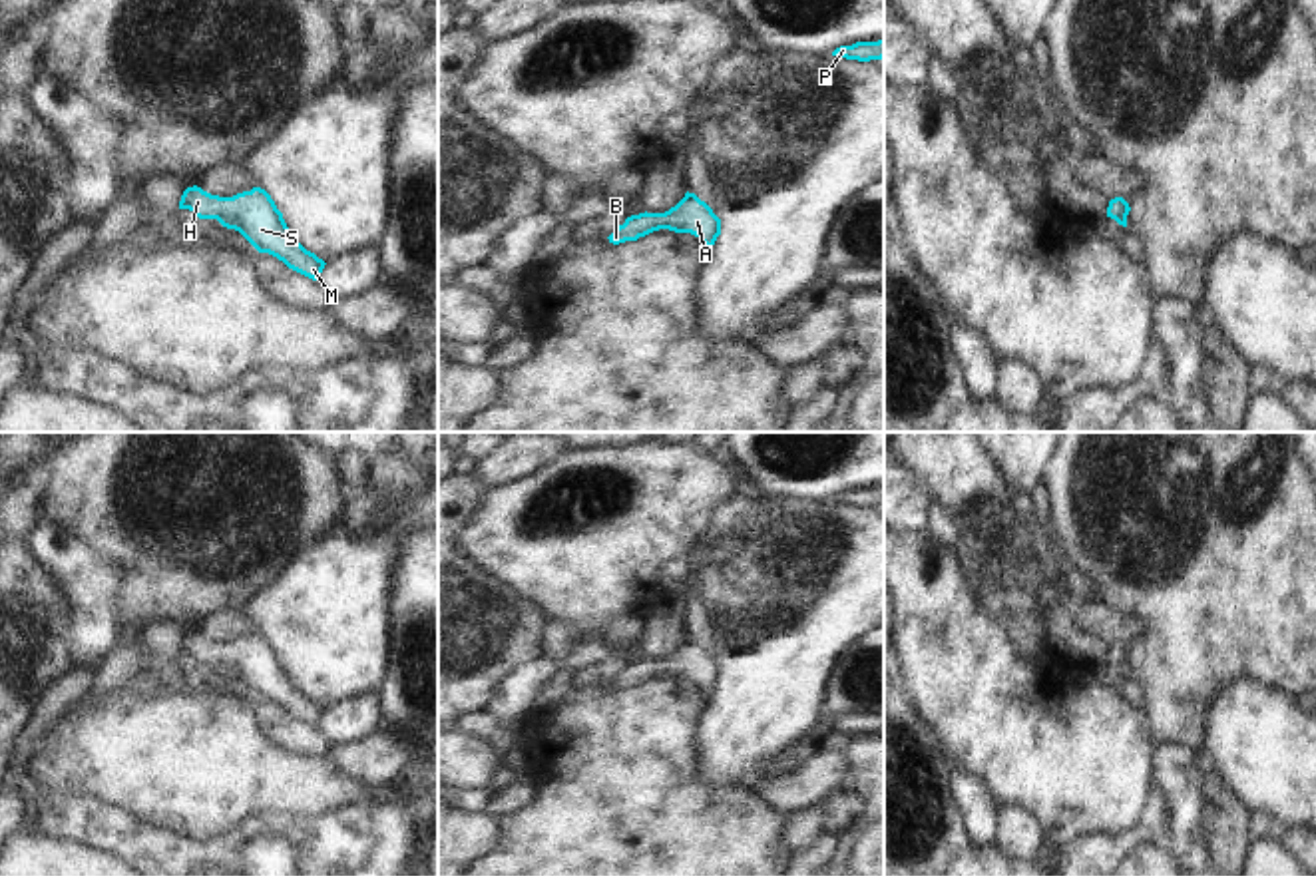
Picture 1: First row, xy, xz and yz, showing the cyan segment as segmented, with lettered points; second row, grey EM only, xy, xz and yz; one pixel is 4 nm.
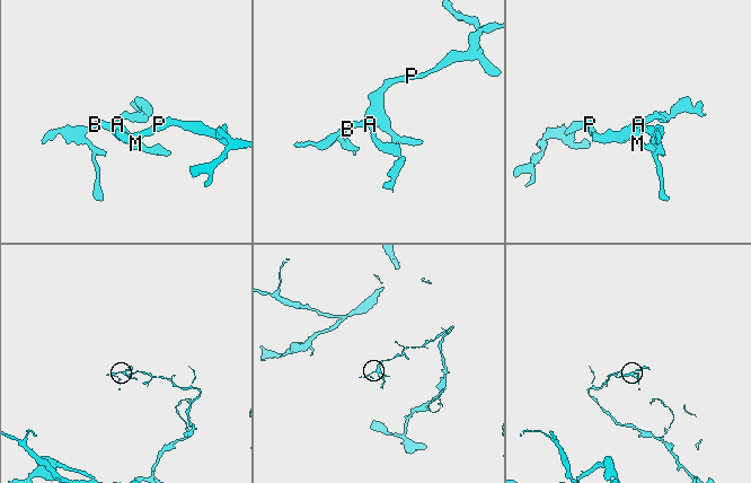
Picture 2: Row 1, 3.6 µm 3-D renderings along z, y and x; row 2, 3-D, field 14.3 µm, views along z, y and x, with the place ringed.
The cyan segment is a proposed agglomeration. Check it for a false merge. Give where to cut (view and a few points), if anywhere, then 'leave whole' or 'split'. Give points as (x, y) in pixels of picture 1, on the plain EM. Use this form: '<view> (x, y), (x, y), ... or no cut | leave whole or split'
no cut | leave whole

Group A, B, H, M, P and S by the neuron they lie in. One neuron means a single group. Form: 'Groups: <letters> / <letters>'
Groups: A B H M P S.

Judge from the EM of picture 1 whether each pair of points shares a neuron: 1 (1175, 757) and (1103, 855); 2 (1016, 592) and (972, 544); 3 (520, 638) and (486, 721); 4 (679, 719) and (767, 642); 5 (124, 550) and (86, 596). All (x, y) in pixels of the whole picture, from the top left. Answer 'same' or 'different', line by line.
1: same
2: same
3: different
4: different
5: different

